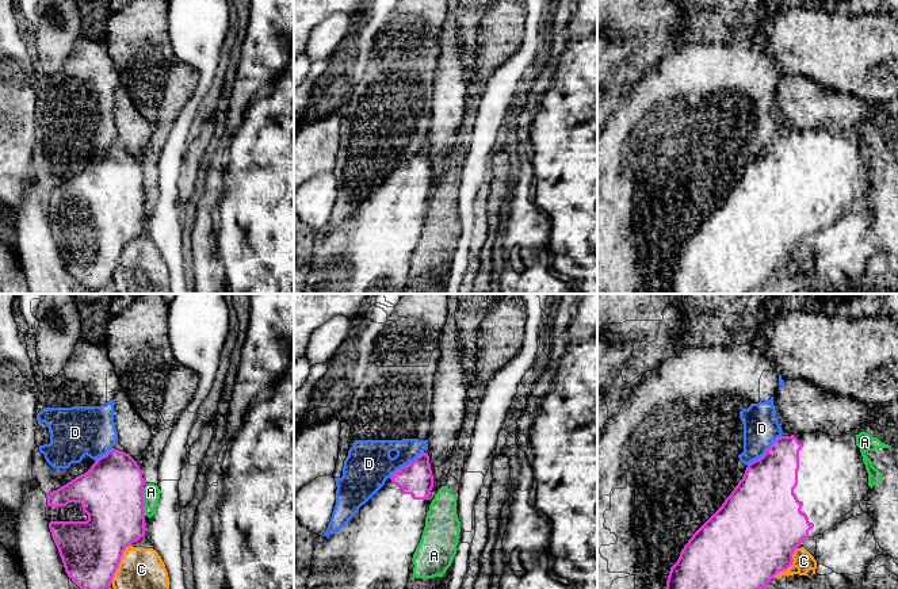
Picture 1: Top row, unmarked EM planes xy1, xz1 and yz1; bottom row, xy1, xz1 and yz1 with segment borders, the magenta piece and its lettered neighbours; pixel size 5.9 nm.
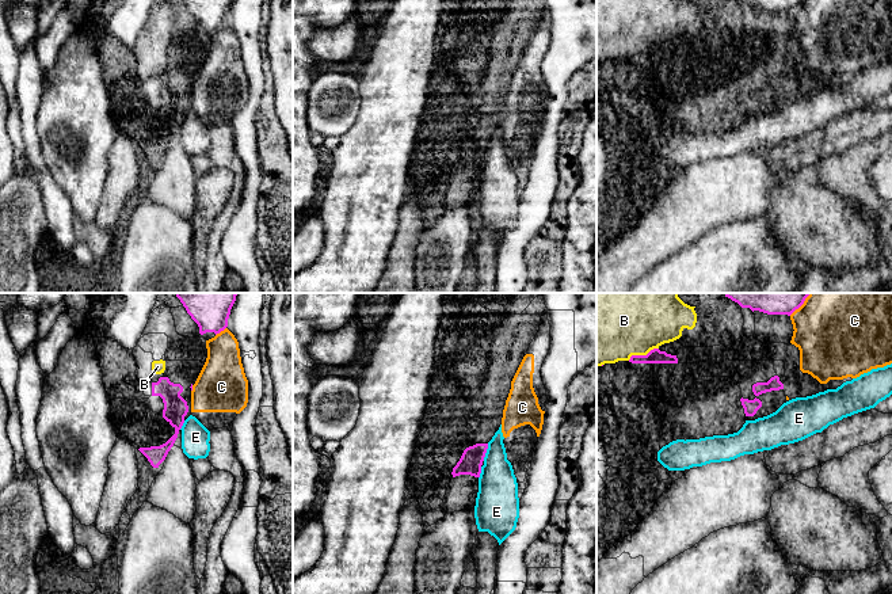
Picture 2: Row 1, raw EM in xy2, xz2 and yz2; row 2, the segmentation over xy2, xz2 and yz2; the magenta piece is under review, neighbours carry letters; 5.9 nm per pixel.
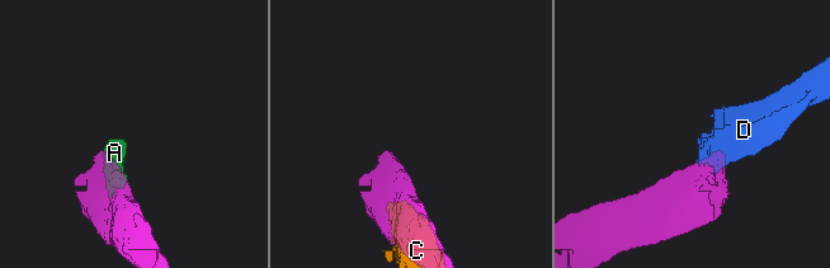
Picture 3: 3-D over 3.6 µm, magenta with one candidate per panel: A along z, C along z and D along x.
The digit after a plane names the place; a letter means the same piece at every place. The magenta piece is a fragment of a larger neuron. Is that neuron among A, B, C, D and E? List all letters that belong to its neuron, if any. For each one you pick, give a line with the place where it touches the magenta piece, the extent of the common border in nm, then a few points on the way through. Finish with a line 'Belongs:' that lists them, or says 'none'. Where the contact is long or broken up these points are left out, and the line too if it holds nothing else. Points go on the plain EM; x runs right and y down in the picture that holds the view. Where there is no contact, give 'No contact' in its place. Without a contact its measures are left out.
Belongs: none

